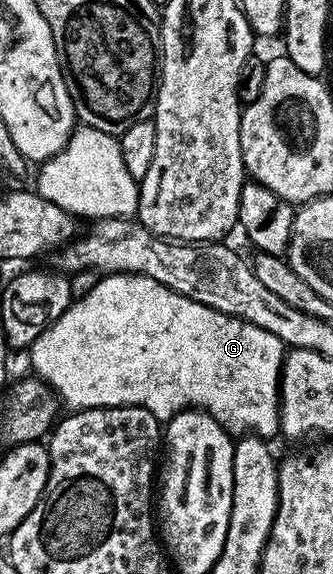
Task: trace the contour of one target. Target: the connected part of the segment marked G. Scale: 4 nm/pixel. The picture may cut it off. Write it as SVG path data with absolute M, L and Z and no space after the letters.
M109 274L101 277L100 283L84 298L75 299L69 309L52 326L34 340L30 347L32 354L32 366L35 377L47 382L55 392L57 399L69 411L89 410L90 408L102 408L103 406L141 406L146 408L155 418L167 420L178 412L189 407L204 410L211 418L218 420L220 427L233 436L255 436L265 440L272 440L280 434L280 372L284 369L286 347L284 341L274 332L266 332L266 328L258 328L254 324L244 321L243 318L235 318L229 314L218 312L206 304L198 304L162 284L158 280L147 278L144 274Z

